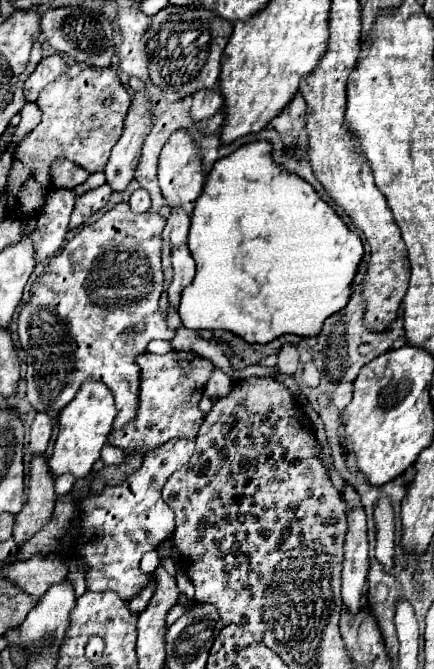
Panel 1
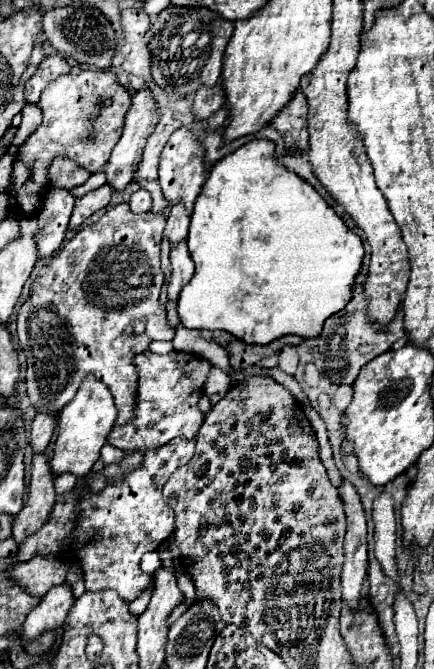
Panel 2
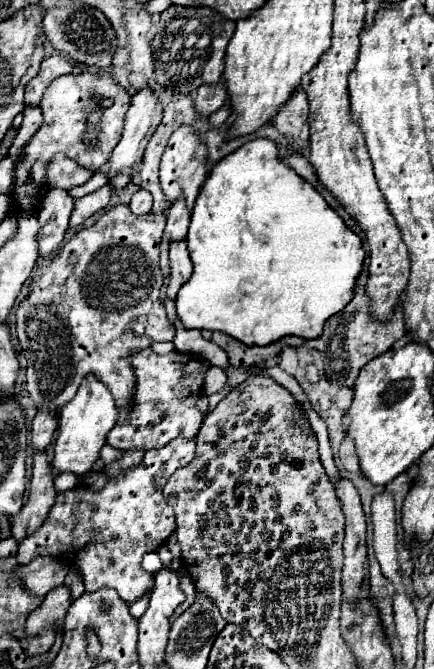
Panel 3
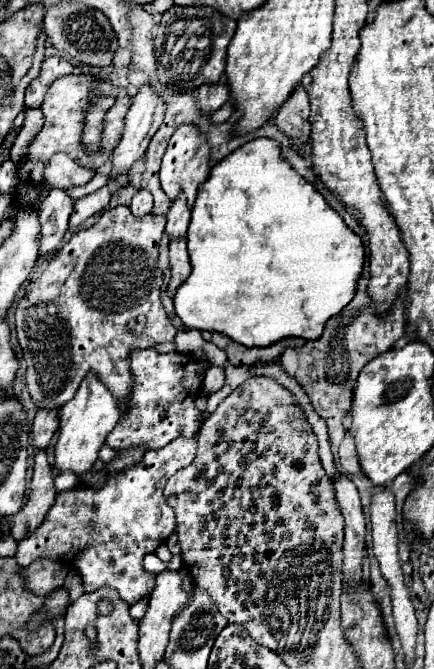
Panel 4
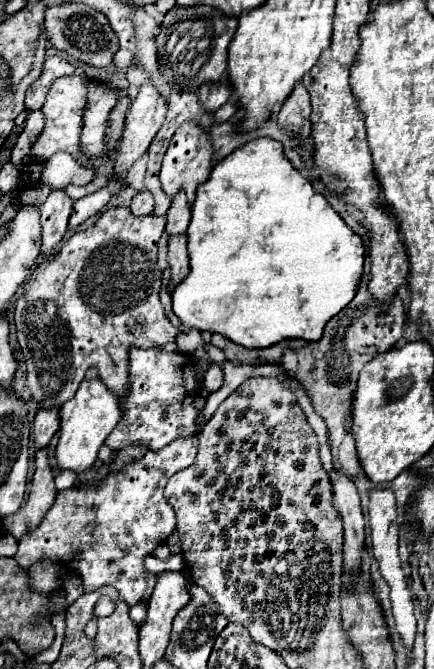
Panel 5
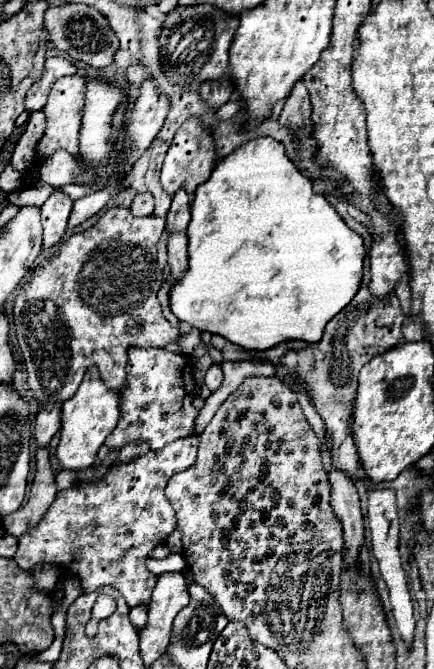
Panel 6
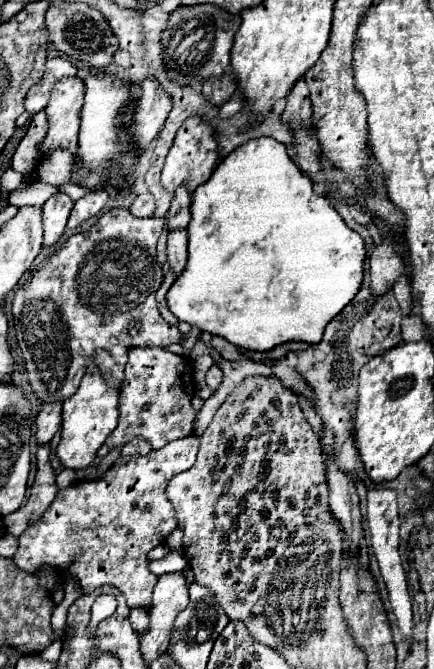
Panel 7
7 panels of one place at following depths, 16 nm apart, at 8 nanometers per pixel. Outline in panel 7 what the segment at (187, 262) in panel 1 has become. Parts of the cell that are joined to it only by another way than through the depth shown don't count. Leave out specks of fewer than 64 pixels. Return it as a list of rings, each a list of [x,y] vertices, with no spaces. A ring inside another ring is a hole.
[[[170,232],[168,234],[168,264],[174,272],[174,278],[178,278],[184,272],[184,266],[188,262],[188,236],[186,232]]]

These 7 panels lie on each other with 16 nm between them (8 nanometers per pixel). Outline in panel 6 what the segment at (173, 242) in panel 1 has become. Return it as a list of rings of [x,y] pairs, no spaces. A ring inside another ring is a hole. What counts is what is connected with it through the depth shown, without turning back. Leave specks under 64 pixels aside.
[[[180,188],[180,192],[176,192],[176,196],[172,198],[172,206],[168,210],[168,222],[166,222],[166,232],[186,232],[188,224],[190,224],[190,204],[188,204],[188,196],[184,192],[184,188]]]

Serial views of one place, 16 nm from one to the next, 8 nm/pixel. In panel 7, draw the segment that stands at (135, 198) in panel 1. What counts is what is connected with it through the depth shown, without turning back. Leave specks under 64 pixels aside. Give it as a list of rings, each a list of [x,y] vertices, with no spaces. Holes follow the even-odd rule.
[[[150,192],[136,196],[136,200],[134,200],[132,206],[130,206],[130,212],[132,212],[134,216],[138,216],[138,218],[152,216],[152,214],[154,214],[154,196],[152,196]]]

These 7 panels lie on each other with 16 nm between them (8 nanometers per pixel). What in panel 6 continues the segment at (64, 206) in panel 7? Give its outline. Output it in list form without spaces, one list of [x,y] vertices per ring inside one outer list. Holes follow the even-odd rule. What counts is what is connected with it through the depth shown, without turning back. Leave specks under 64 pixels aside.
[[[54,190],[50,194],[50,198],[40,206],[42,210],[42,226],[44,226],[44,234],[42,234],[42,250],[50,250],[54,248],[64,232],[66,232],[66,224],[68,224],[68,216],[72,212],[72,200],[70,196],[66,196],[62,190]]]

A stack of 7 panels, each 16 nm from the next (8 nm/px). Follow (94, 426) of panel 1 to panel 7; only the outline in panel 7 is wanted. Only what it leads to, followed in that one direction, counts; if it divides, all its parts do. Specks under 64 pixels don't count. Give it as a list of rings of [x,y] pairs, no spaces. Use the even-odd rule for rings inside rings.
[[[88,366],[88,372],[82,378],[80,388],[72,398],[68,398],[62,406],[62,430],[60,430],[60,444],[56,448],[56,456],[62,464],[62,468],[70,470],[84,470],[88,468],[98,448],[104,444],[108,434],[118,424],[118,390],[110,388],[104,378],[100,376],[100,370],[94,366]]]

